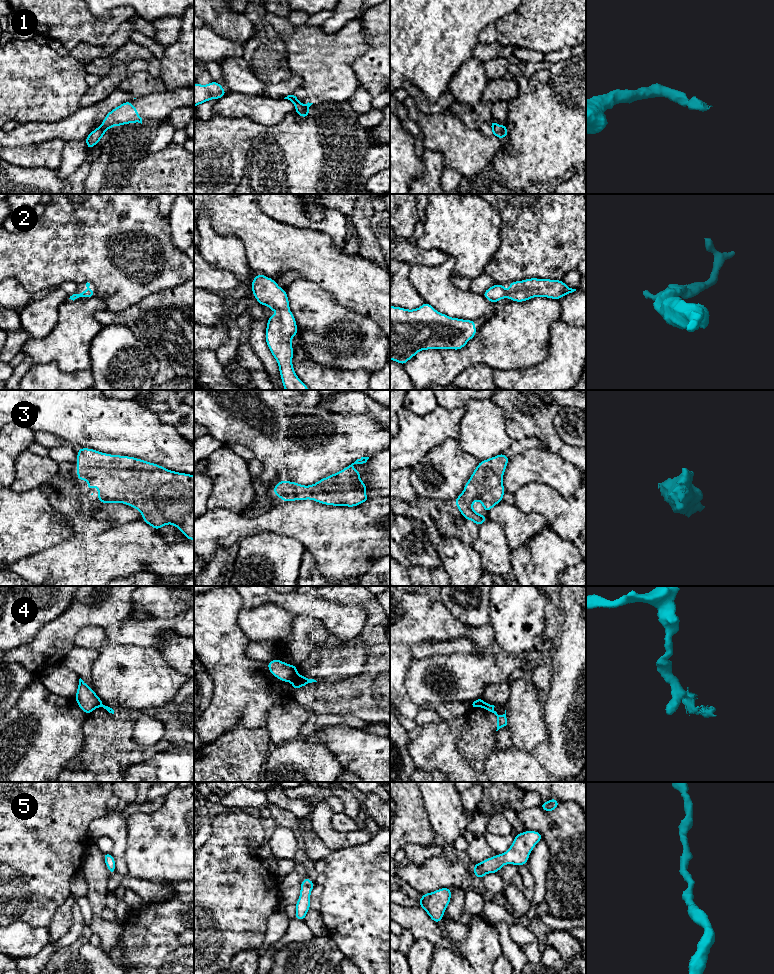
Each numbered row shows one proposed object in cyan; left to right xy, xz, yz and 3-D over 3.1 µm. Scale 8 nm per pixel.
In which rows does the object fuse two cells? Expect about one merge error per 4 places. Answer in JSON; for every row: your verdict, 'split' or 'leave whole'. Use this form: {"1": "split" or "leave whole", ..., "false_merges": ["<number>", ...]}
{"1": "leave whole", "2": "leave whole", "3": "leave whole", "4": "split", "5": "leave whole", "false_merges": ["4"]}

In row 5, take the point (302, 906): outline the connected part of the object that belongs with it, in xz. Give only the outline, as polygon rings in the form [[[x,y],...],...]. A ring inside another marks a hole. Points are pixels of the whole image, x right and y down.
[[[305,878],[301,882],[300,897],[295,905],[297,920],[305,920],[307,912],[310,910],[310,895],[315,884],[309,878]]]

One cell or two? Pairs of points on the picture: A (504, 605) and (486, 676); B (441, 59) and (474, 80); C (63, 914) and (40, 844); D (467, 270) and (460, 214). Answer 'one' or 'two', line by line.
A: two
B: two
C: two
D: one

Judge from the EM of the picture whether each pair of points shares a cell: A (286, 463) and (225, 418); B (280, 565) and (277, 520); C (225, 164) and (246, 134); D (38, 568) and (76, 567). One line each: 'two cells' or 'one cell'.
A: one cell
B: two cells
C: one cell
D: one cell

